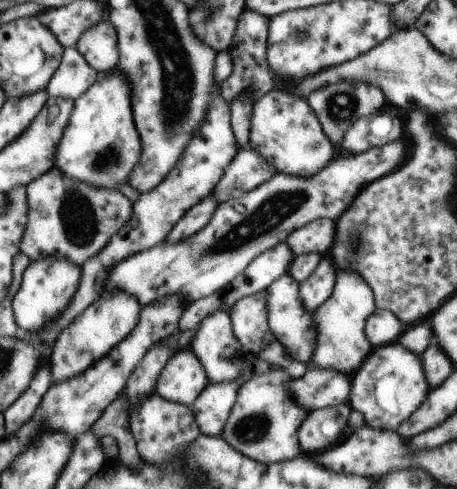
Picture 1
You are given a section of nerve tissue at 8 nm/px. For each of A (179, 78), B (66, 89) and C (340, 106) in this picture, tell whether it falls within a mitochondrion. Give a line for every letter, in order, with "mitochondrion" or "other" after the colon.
A: mitochondrion
B: other
C: mitochondrion

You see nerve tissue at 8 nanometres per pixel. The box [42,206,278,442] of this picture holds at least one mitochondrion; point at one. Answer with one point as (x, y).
(179, 428)

